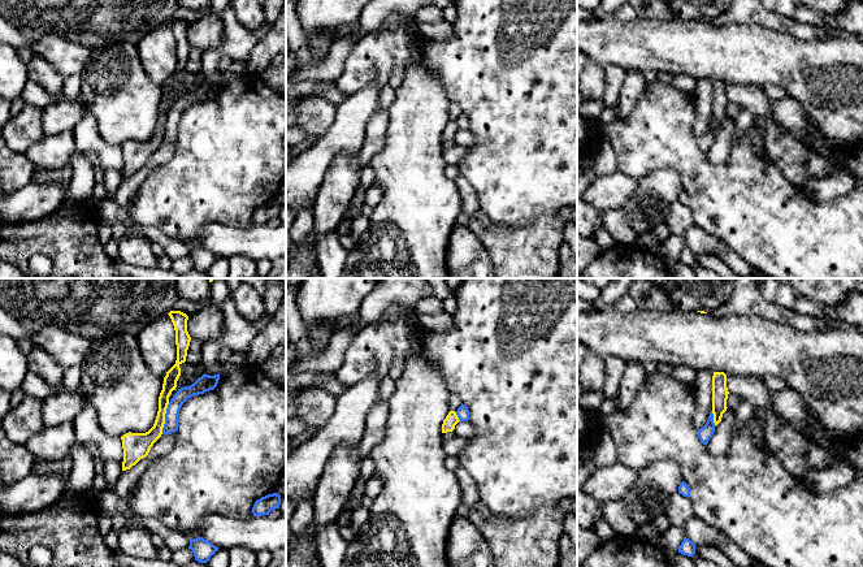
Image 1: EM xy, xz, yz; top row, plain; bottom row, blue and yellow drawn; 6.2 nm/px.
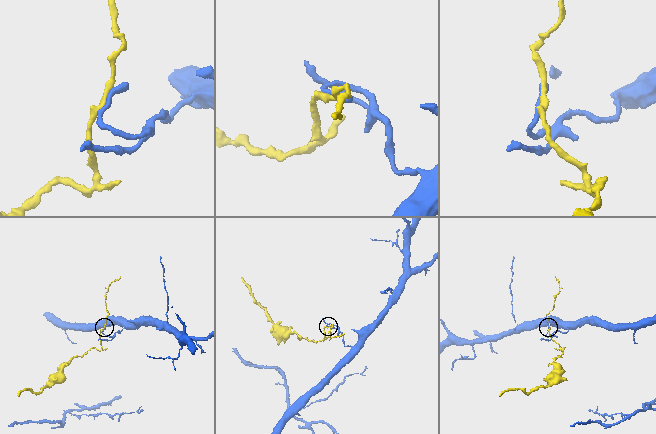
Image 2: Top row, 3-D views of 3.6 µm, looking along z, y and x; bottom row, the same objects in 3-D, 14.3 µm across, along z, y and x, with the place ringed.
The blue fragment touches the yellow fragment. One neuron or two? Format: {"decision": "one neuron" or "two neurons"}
{"decision": "two neurons"}

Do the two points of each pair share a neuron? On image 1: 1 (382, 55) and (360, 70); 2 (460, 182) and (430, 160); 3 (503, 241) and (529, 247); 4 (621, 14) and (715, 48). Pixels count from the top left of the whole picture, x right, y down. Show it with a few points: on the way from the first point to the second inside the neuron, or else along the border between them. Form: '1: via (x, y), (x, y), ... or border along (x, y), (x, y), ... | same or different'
1: via (377, 55), (365, 65) | same
2: border along (452, 181), (460, 197), (462, 211) | different
3: via (510, 247), (523, 247) | same
4: border along (614, 16), (623, 21), (637, 18) | different

